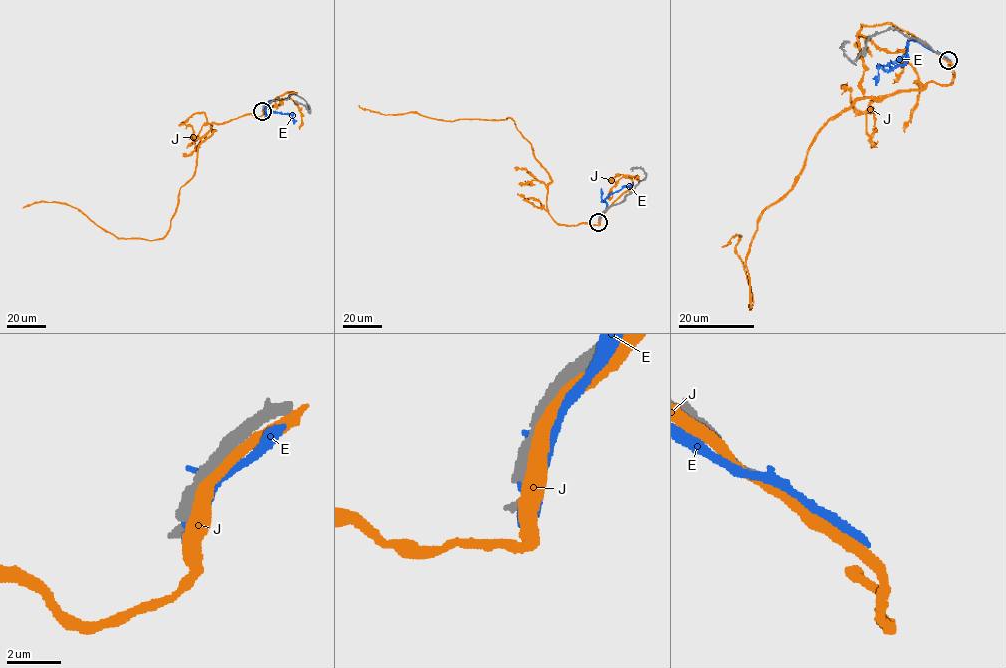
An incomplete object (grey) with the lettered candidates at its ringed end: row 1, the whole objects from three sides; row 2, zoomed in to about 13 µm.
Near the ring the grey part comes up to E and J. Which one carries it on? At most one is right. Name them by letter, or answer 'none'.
none

